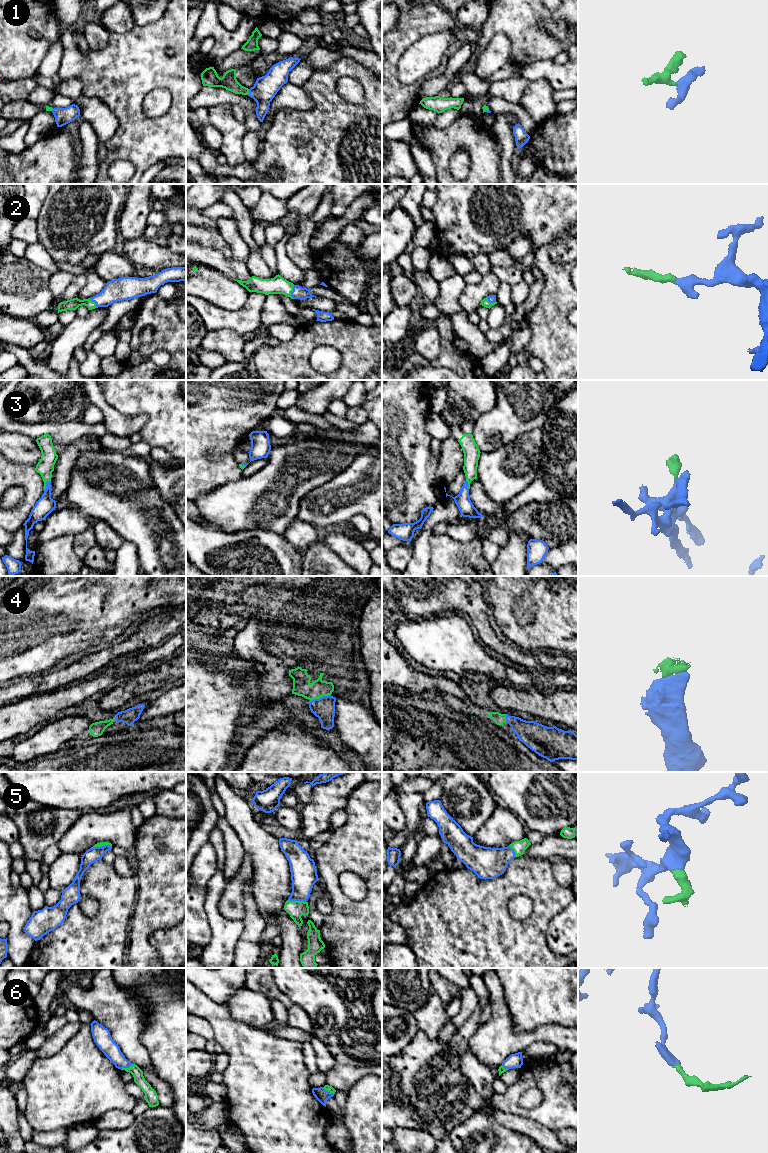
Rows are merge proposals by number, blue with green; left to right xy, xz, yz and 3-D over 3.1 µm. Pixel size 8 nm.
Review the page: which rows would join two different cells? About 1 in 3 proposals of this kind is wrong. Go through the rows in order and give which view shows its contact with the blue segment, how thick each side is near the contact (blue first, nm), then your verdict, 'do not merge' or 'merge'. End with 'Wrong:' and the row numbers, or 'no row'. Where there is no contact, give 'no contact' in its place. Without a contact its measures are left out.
1: xz | 190/120 nm | merge
2: xz | 100/140 nm | merge
3: xy | 150/140 nm | merge
4: xz | 180/140 nm | merge
5: xy | 120/40 nm | merge
6: xy | 140/90 nm | merge
Wrong: no row

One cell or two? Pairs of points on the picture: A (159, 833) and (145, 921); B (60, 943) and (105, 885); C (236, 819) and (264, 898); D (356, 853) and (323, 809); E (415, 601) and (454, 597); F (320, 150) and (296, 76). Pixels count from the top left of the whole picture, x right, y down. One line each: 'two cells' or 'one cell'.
A: one cell
B: one cell
C: one cell
D: two cells
E: one cell
F: two cells

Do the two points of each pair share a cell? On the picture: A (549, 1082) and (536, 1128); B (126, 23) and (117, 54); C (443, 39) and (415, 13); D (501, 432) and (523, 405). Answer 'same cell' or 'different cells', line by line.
A: different cells
B: different cells
C: different cells
D: same cell

